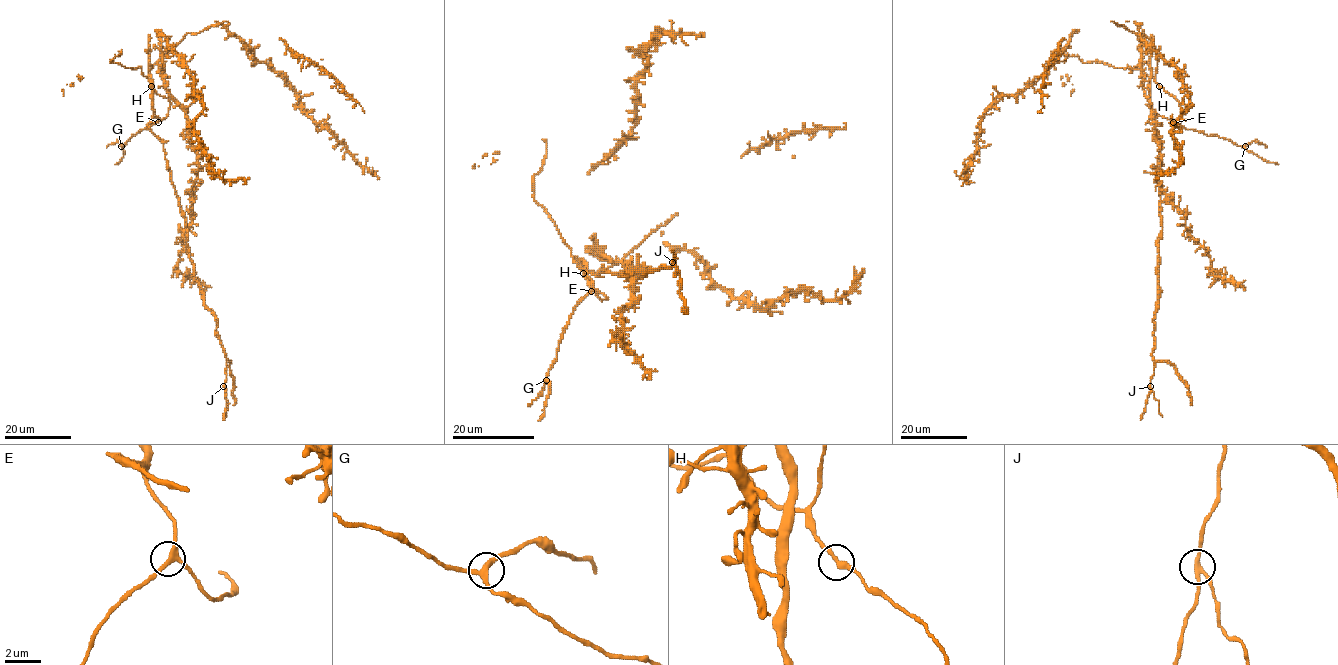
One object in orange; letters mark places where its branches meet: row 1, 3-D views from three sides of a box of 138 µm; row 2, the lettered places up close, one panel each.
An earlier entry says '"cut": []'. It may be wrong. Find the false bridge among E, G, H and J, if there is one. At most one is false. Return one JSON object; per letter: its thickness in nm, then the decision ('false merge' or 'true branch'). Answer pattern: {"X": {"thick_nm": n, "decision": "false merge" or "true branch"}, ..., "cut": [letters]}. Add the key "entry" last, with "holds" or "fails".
{"E": {"thick_nm": 240, "decision": "true branch"}, "G": {"thick_nm": 280, "decision": "true branch"}, "H": {"thick_nm": 280, "decision": "true branch"}, "J": {"thick_nm": 220, "decision": "false merge"}, "cut": ["J"], "entry": "fails"}

